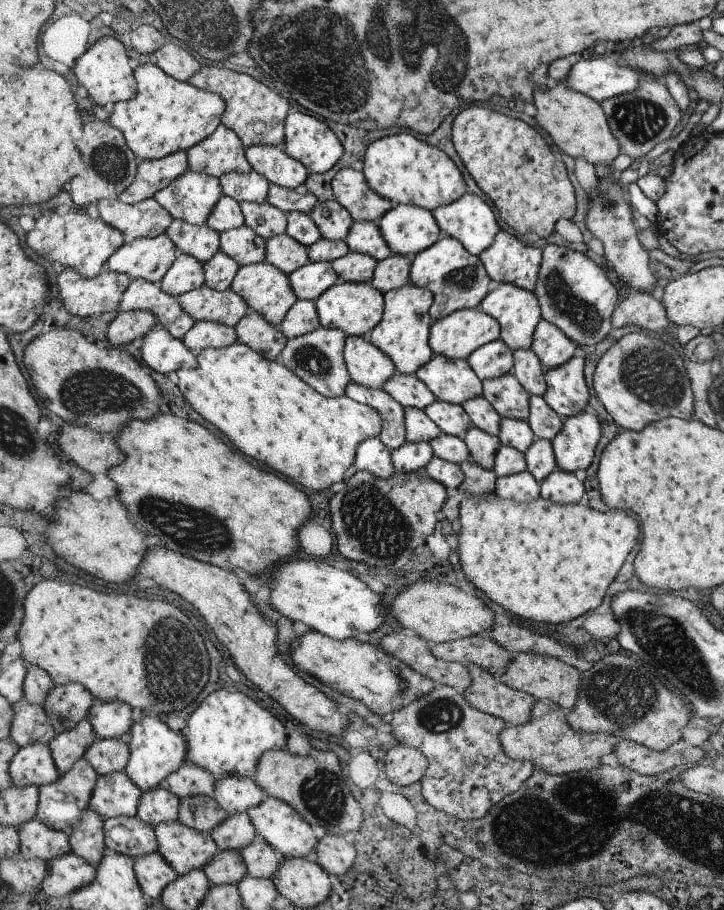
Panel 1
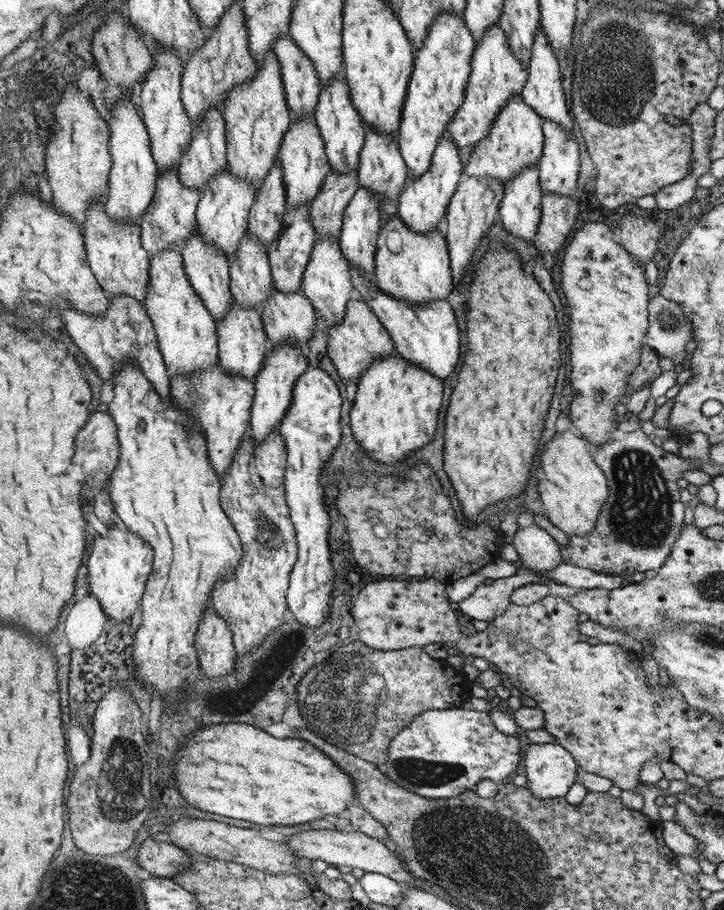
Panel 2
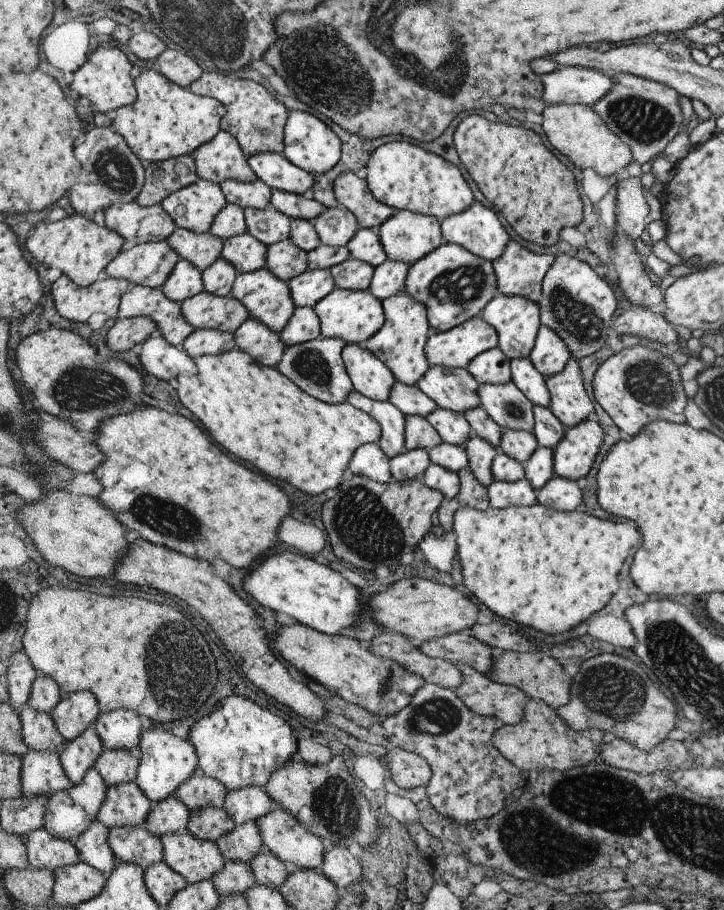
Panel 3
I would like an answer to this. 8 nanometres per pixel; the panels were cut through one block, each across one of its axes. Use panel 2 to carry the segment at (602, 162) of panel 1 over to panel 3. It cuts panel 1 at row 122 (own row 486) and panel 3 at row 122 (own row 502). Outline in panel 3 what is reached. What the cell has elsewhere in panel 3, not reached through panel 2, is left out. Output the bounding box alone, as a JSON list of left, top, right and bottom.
[541,104,633,178]

